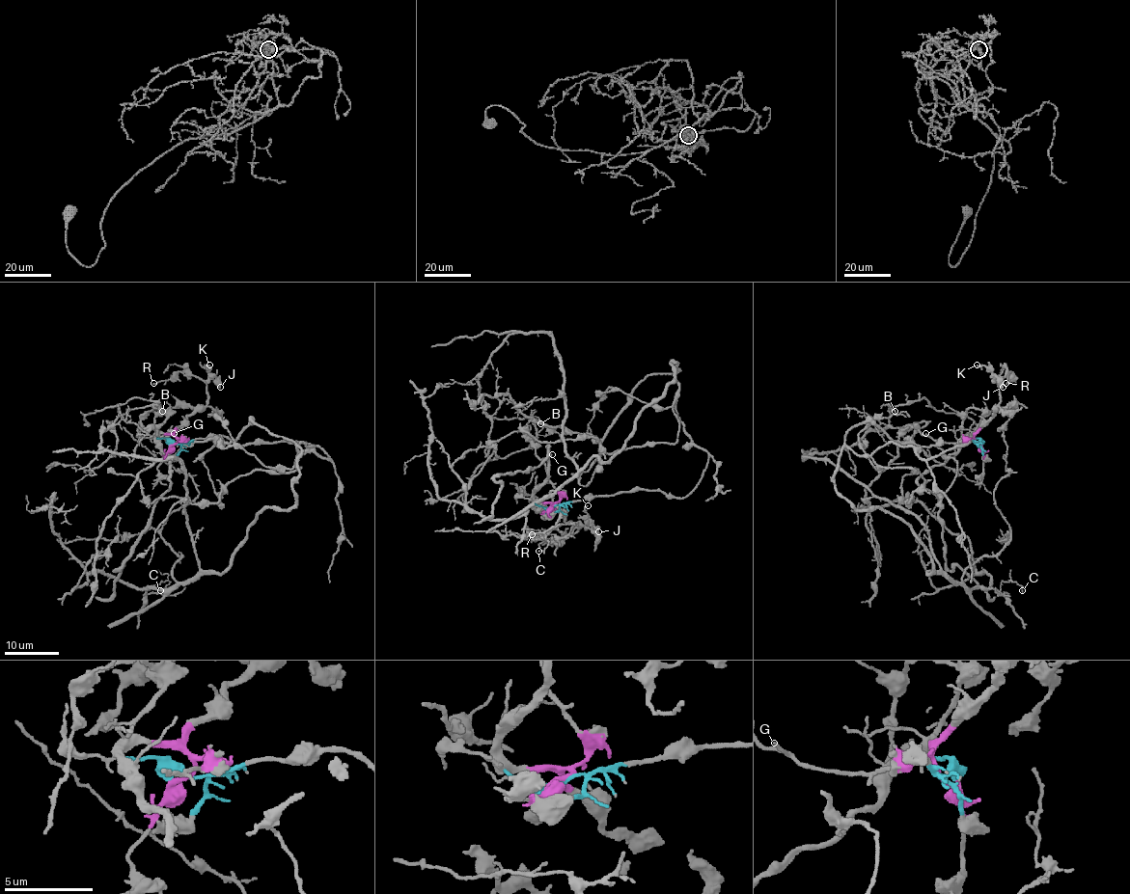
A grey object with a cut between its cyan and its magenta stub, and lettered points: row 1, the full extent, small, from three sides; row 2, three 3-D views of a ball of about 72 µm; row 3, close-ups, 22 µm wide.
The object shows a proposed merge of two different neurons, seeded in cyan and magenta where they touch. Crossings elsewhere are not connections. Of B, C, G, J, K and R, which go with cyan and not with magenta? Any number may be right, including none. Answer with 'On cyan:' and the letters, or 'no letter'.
On cyan: B, C

